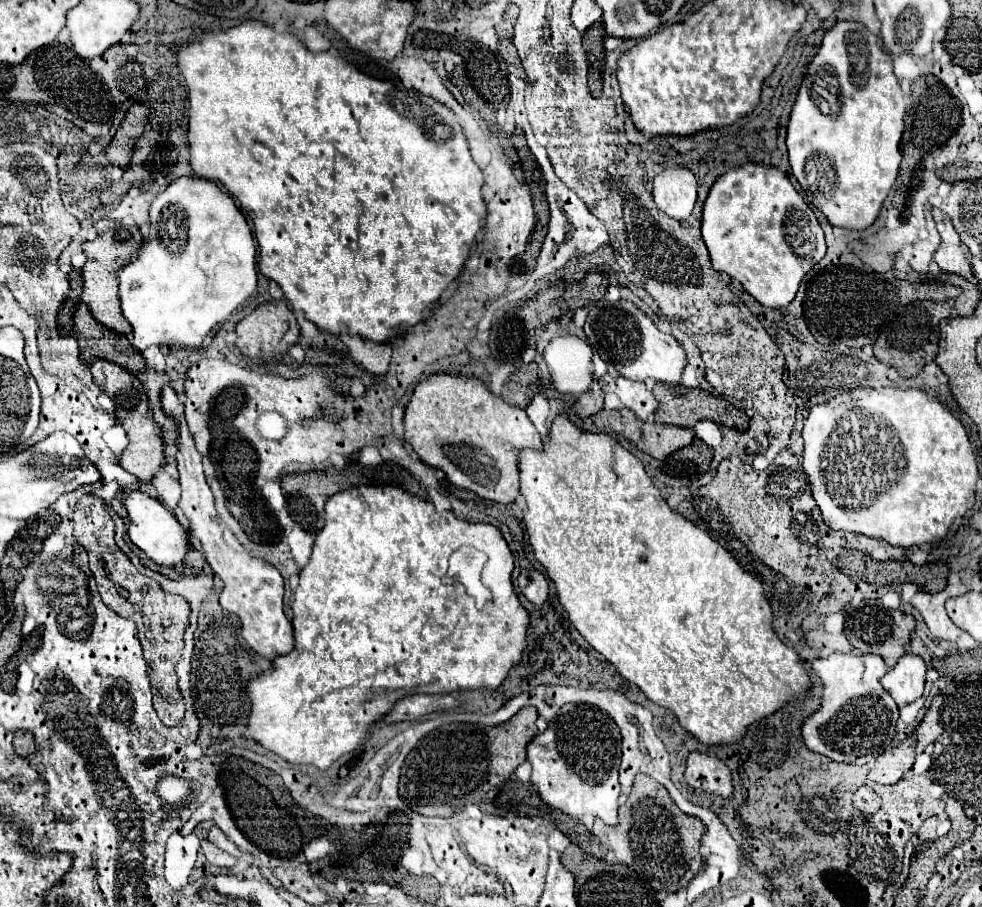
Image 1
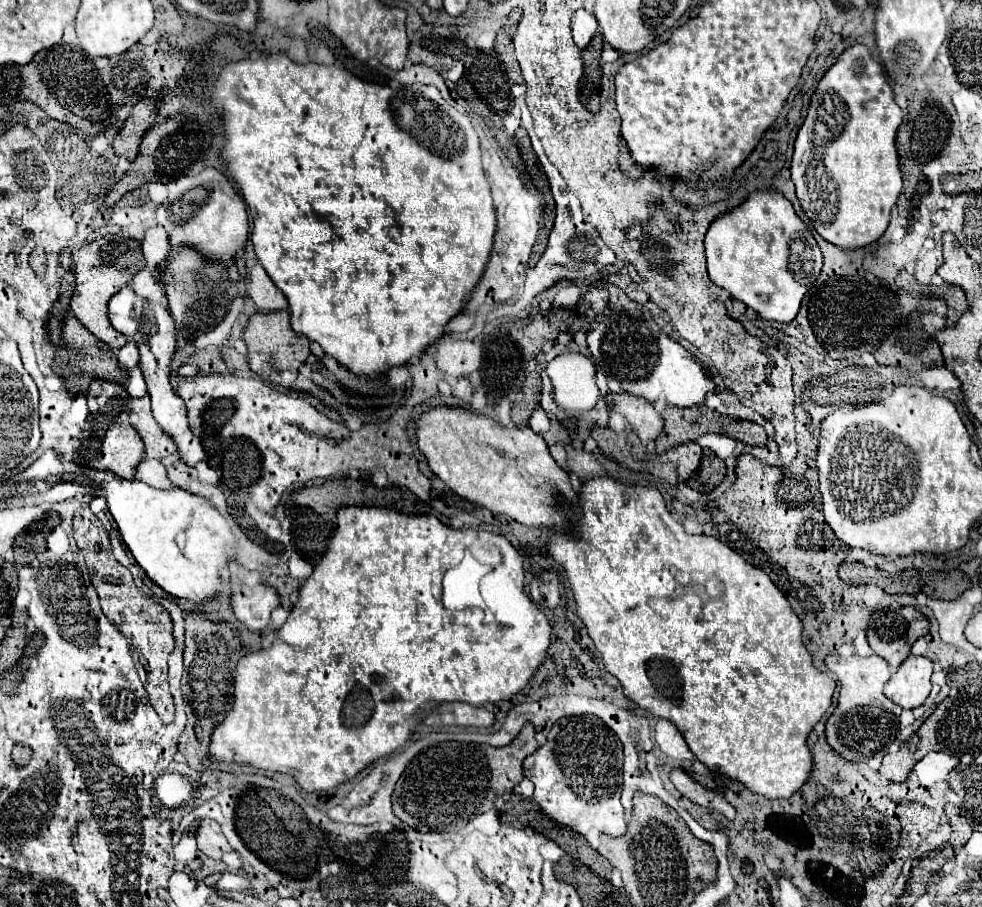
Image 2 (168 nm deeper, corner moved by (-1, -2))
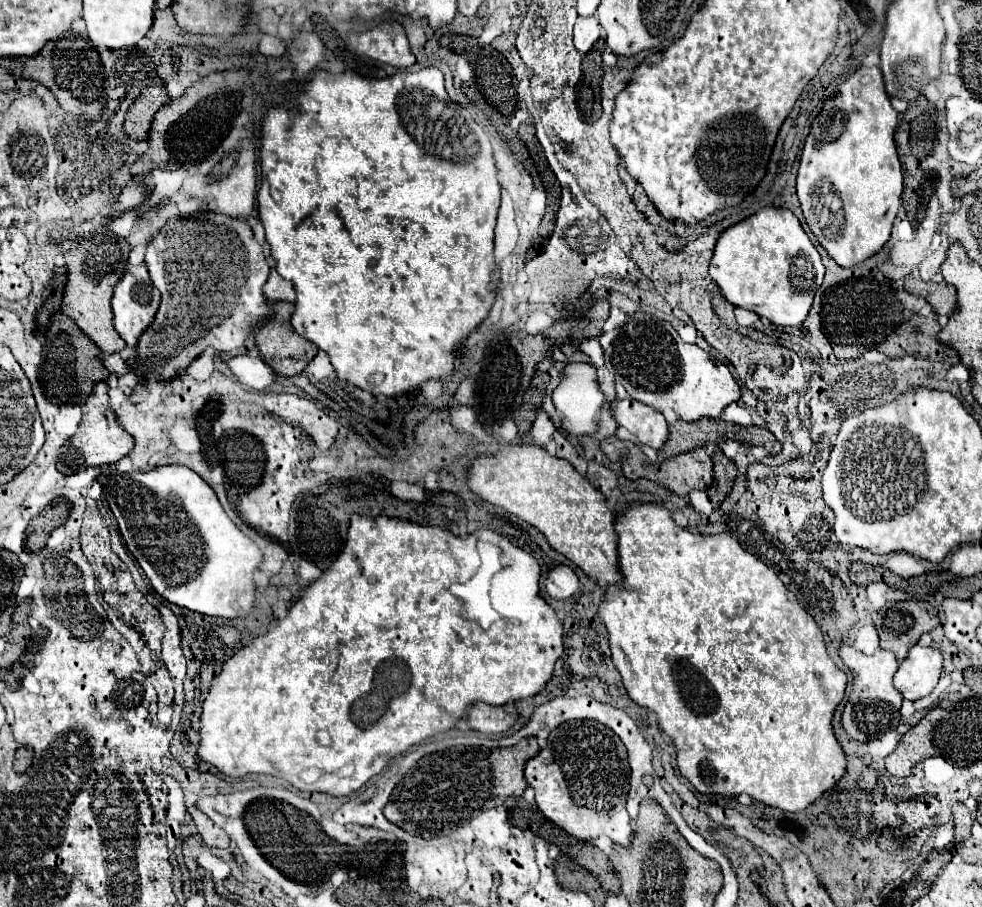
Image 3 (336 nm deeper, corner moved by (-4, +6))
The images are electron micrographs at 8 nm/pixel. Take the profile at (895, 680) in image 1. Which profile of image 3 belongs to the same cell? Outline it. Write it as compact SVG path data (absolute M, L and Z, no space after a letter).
M914 645L894 675L894 687L904 699L916 701L932 693L942 673L942 653L932 647Z

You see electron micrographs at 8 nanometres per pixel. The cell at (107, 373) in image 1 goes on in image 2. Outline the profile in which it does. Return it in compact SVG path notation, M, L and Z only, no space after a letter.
M93 379L87 389L87 399L89 399L89 417L85 425L87 431L83 431L81 447L75 453L75 463L83 467L93 467L93 469L109 469L121 475L123 479L135 479L137 465L145 455L145 445L137 429L129 421L131 397L125 385L119 385L107 379Z

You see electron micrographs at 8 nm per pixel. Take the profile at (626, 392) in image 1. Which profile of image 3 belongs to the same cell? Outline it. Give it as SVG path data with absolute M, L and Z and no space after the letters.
M622 399L612 401L612 417L620 427L626 427L642 445L652 447L658 451L666 439L668 439L668 425L664 421L664 415L656 409L642 405L634 399Z

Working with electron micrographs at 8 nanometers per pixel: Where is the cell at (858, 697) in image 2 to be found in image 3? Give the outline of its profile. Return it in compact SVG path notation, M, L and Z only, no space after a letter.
M842 647L840 657L854 675L854 689L842 713L842 725L850 733L850 737L860 743L866 743L890 729L896 729L900 723L900 705L902 705L902 695L892 685L892 677L898 669L896 655L884 649L874 651L874 655L864 655L852 647Z

